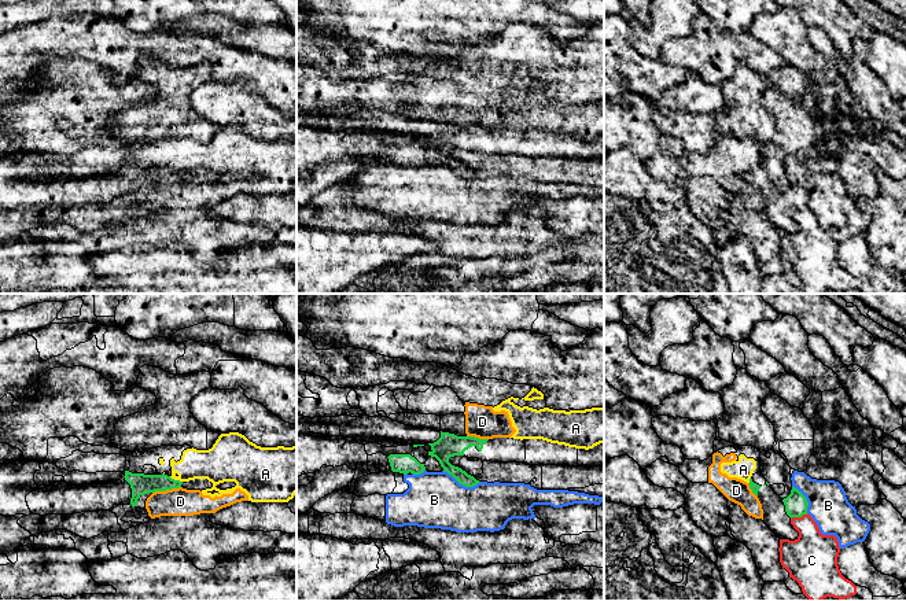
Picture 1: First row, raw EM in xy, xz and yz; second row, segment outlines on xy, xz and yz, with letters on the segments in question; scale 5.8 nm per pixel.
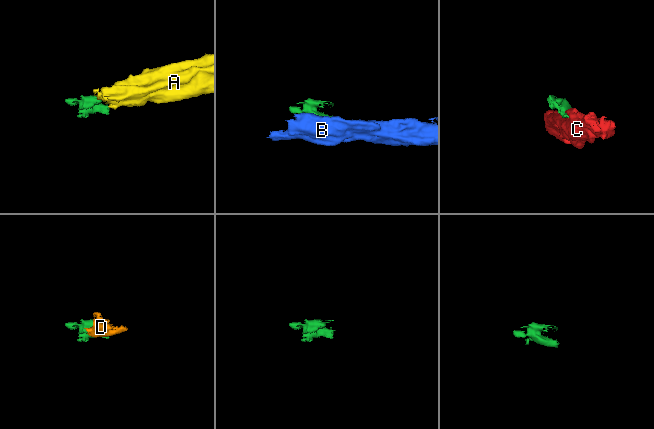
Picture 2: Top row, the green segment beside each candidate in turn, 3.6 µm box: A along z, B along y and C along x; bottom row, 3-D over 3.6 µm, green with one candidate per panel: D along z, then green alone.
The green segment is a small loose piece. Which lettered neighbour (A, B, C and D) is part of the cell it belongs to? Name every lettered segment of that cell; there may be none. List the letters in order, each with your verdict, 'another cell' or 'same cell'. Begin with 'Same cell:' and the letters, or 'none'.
Same cell: none
A: another cell
B: another cell
C: another cell
D: another cell

